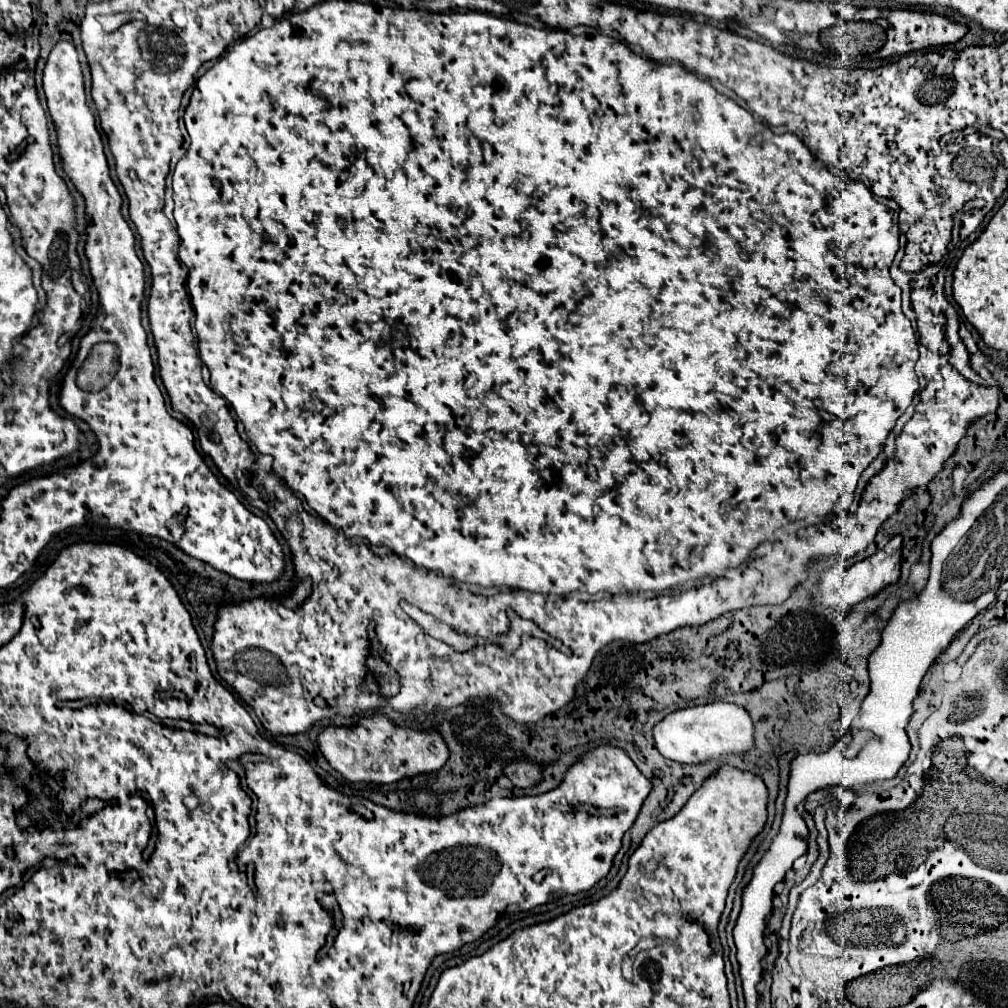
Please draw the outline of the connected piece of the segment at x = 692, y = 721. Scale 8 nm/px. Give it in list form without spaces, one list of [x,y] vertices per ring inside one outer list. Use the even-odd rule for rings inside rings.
[[[717,701],[709,705],[693,705],[665,715],[653,727],[653,741],[663,757],[681,764],[699,764],[719,755],[745,753],[753,749],[753,723],[747,711],[733,703]]]

